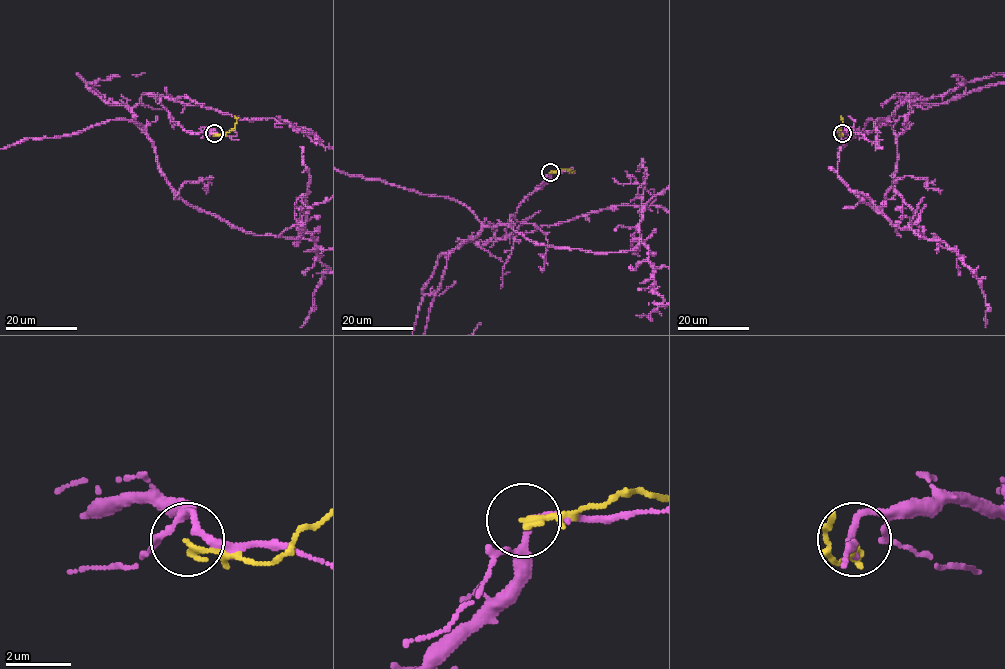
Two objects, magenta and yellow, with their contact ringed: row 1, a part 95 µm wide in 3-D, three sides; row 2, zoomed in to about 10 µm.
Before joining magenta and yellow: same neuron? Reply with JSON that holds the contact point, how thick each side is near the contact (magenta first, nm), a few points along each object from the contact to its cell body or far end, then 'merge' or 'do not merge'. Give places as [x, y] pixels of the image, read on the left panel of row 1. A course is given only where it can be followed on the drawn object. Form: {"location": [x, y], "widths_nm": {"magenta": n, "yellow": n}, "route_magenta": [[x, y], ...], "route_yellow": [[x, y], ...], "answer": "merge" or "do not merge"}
{"location": [214, 133], "widths_nm": {"magenta": 190, "yellow": 200}, "route_magenta": [[215, 133], [153, 96], [132, 109], [168, 184], [247, 232], [297, 237]], "route_yellow": [[214, 134], [223, 136], [233, 129], [237, 120], [235, 116]], "answer": "do not merge"}

